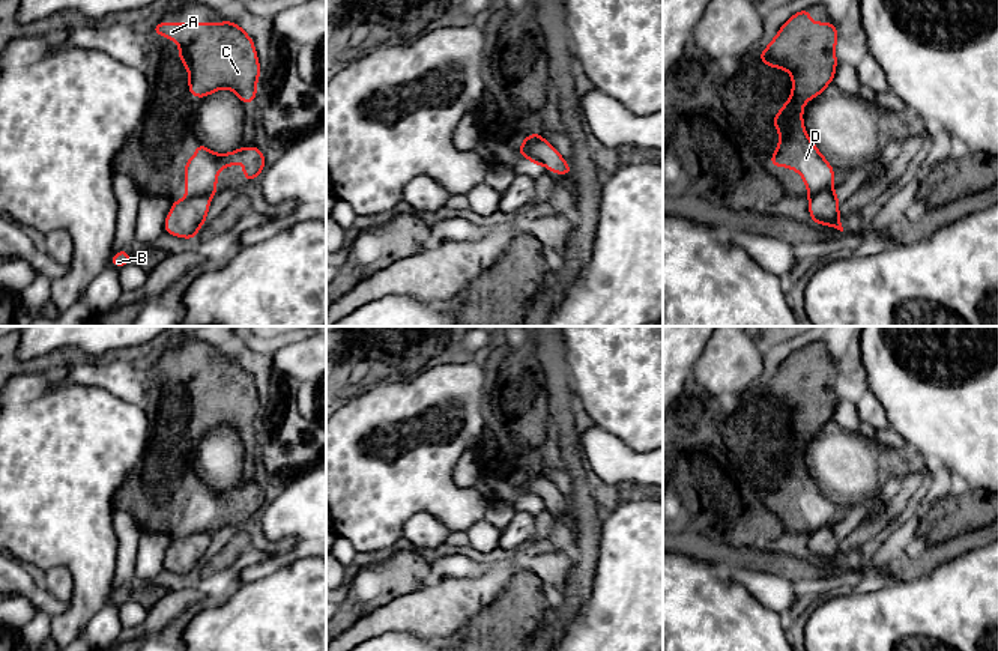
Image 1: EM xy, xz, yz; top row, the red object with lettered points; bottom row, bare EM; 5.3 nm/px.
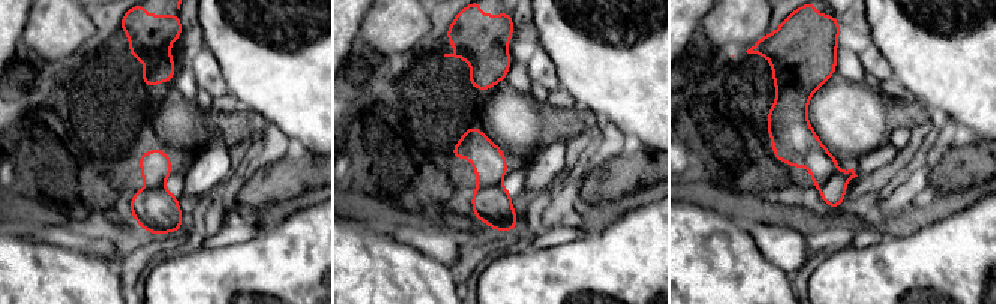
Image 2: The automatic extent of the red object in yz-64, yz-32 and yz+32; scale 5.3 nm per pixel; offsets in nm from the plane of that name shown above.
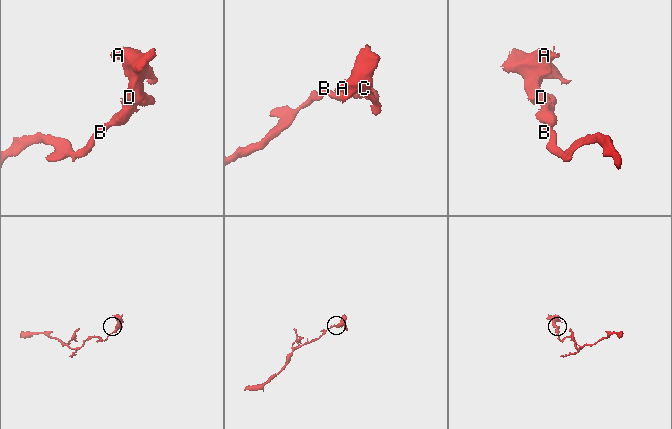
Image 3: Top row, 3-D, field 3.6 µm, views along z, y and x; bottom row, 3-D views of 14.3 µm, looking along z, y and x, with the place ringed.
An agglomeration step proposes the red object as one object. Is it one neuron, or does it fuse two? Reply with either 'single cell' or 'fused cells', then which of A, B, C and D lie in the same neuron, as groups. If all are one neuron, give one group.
fused cells; A C D / B

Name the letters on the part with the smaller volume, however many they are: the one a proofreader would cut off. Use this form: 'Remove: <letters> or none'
Remove: A, C, D

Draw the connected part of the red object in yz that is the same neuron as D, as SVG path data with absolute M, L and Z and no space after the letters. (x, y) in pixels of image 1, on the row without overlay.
M810 344L797 349L779 367L758 397L792 410L792 433L773 454L782 475L771 492L771 504L791 504L800 510L812 535L834 520L834 505L807 472L803 462L804 441L834 418L837 364L812 359Z

